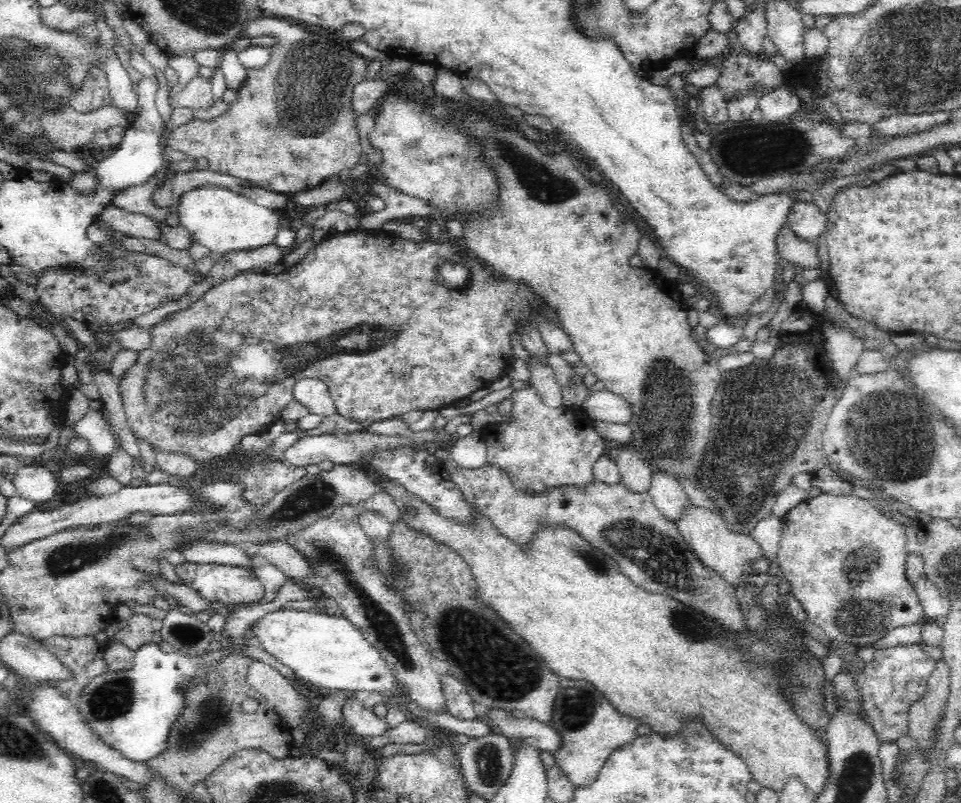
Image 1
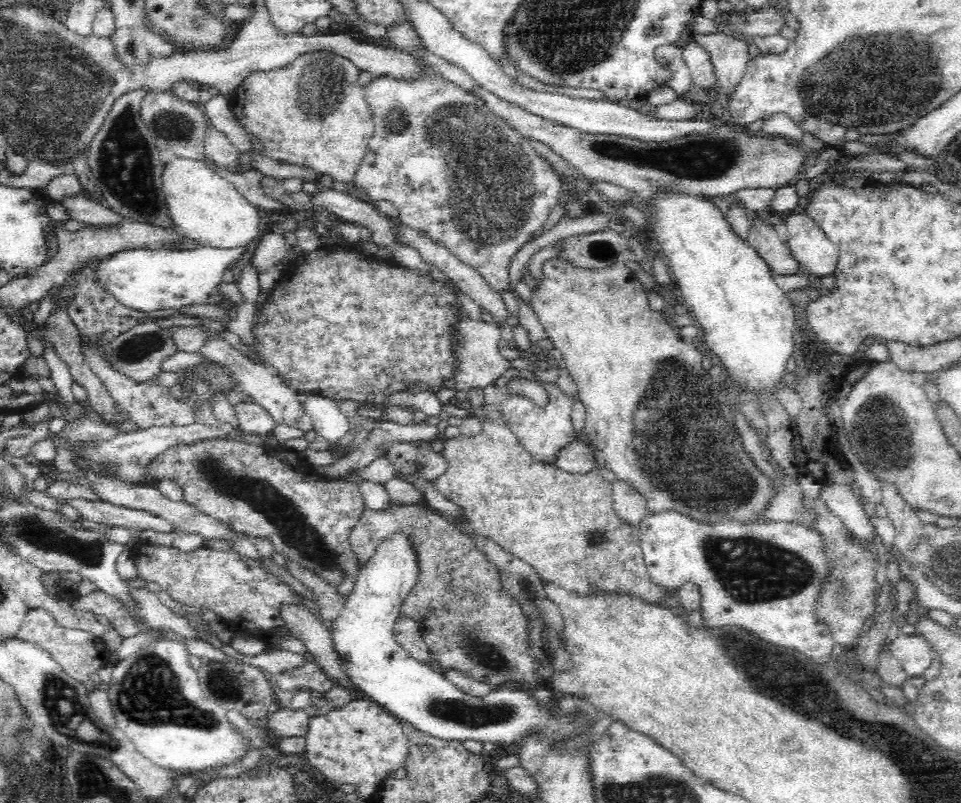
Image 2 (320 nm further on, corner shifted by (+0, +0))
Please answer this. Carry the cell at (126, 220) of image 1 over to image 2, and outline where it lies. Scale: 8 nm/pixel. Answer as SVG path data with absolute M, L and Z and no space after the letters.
M72 196L60 202L71 219L94 226L116 226L123 222L123 217L106 204L98 204L92 198Z

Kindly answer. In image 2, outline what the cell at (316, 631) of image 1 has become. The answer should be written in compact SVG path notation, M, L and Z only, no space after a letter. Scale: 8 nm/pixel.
M399 534L390 536L384 544L376 548L376 554L361 568L360 574L355 579L354 588L348 595L338 618L332 623L327 623L330 637L332 637L332 649L338 655L343 676L352 682L361 697L386 709L400 721L409 722L414 728L443 741L472 739L481 743L514 744L530 733L544 733L546 737L558 737L558 739L580 734L580 728L586 722L584 715L573 715L555 720L553 718L554 706L551 702L547 705L540 705L532 693L506 687L494 689L487 698L474 698L452 685L452 682L445 675L440 675L438 670L432 670L410 656L397 642L393 629L400 618L401 604L414 586L415 578L418 578L417 564L415 564L415 556L409 548L407 538Z

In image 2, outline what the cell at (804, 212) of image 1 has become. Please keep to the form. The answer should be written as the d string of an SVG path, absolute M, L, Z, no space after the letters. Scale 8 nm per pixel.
M805 213L790 215L785 224L788 227L786 243L799 266L815 279L830 275L835 269L839 250L821 227Z

